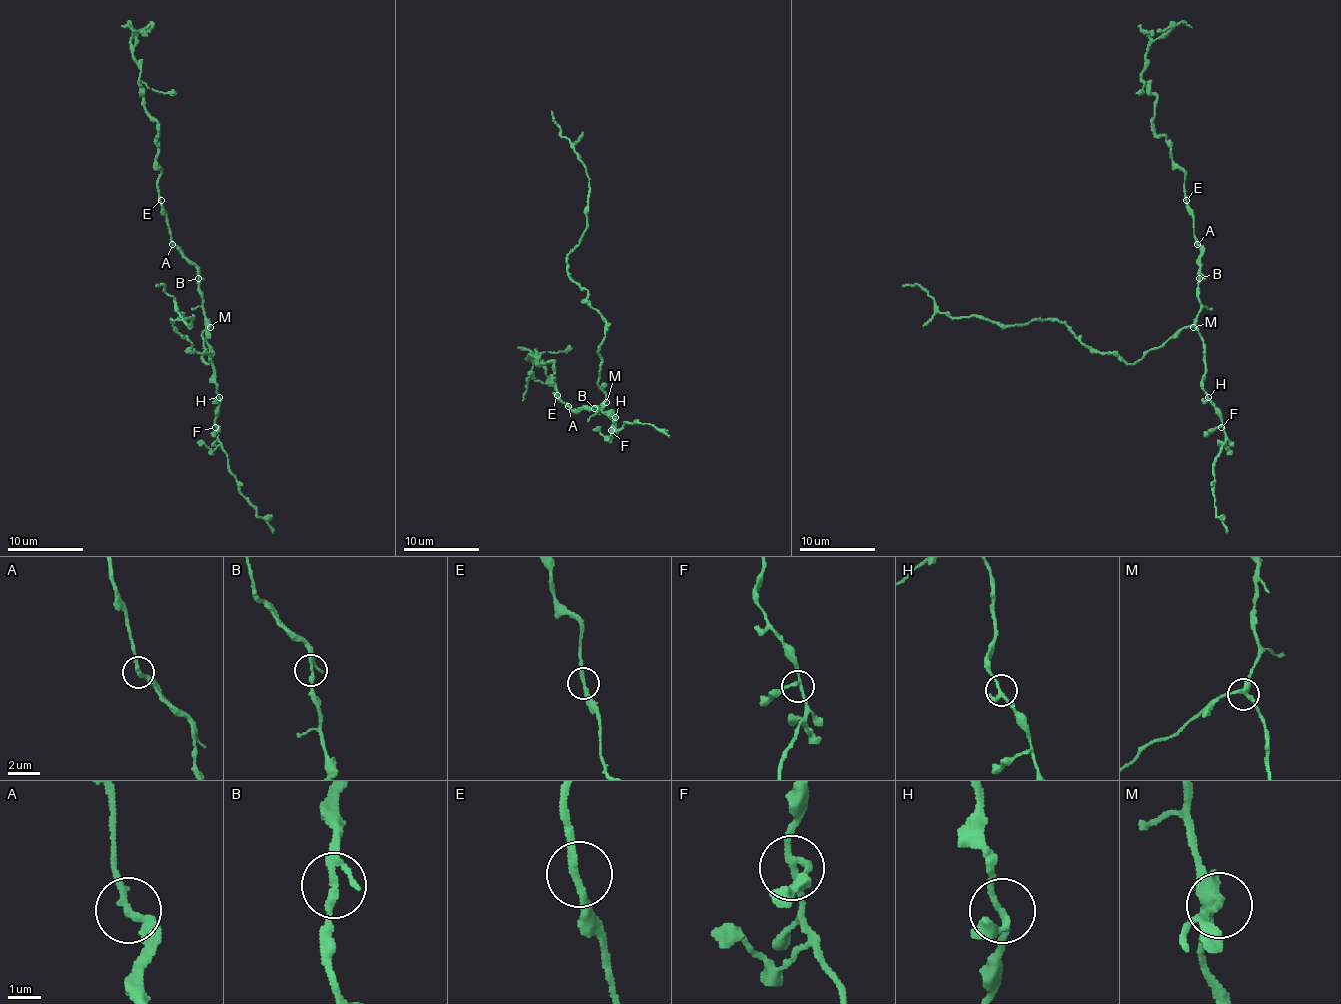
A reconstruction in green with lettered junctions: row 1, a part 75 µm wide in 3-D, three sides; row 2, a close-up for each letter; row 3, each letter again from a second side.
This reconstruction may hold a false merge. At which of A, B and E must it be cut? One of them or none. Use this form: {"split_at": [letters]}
{"split_at": []}

